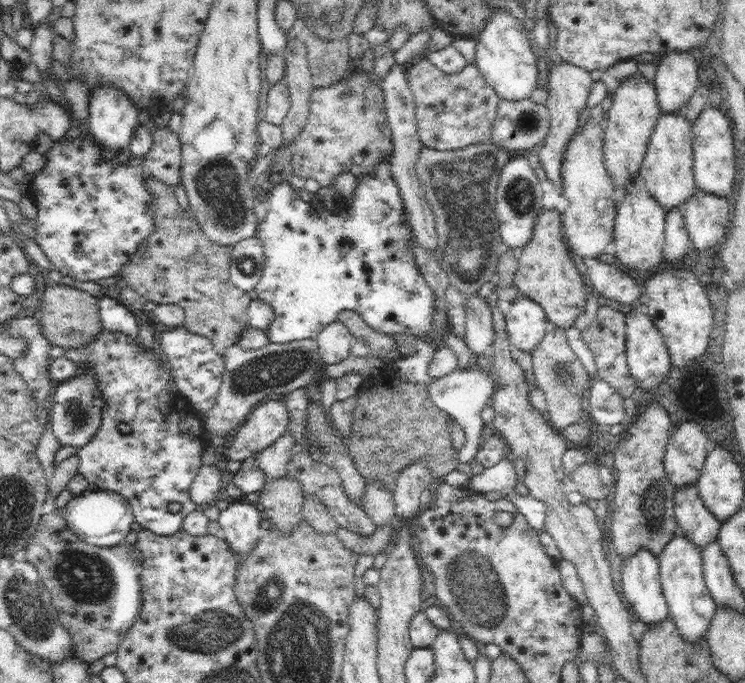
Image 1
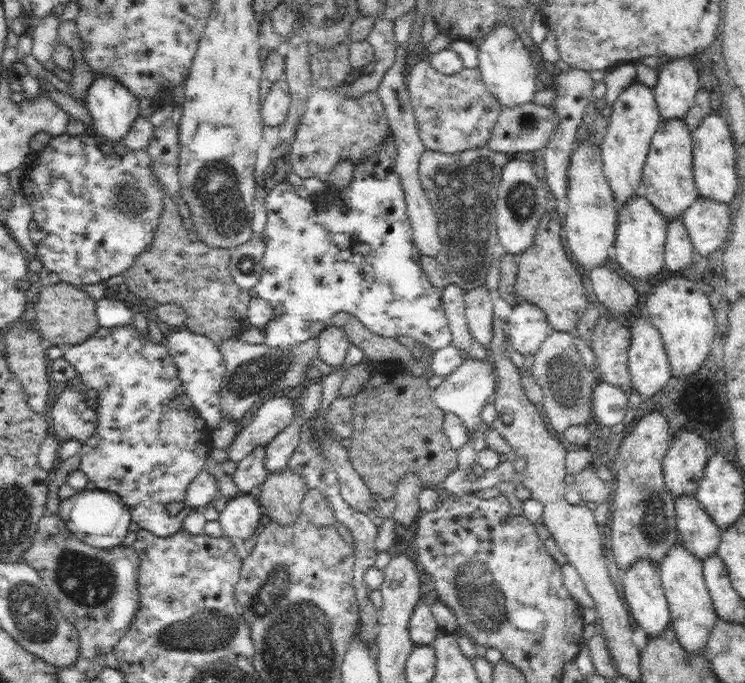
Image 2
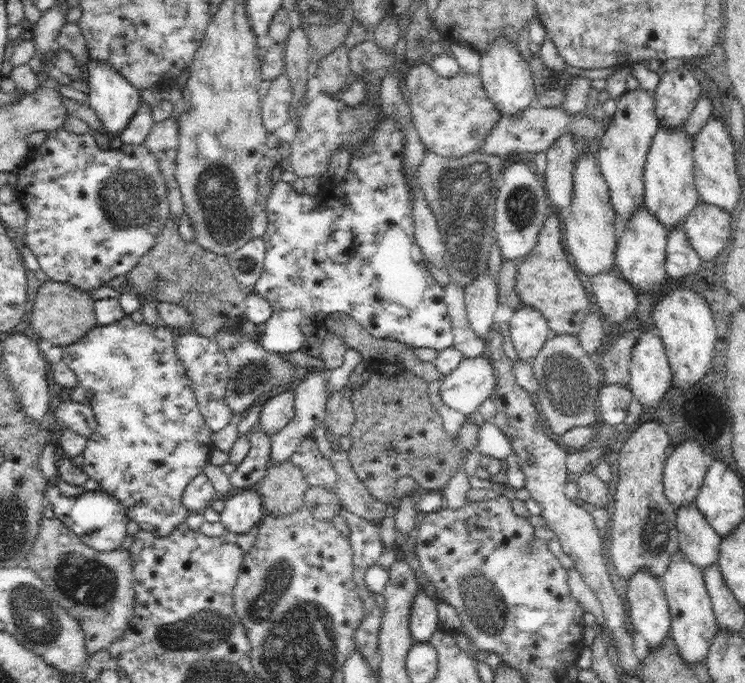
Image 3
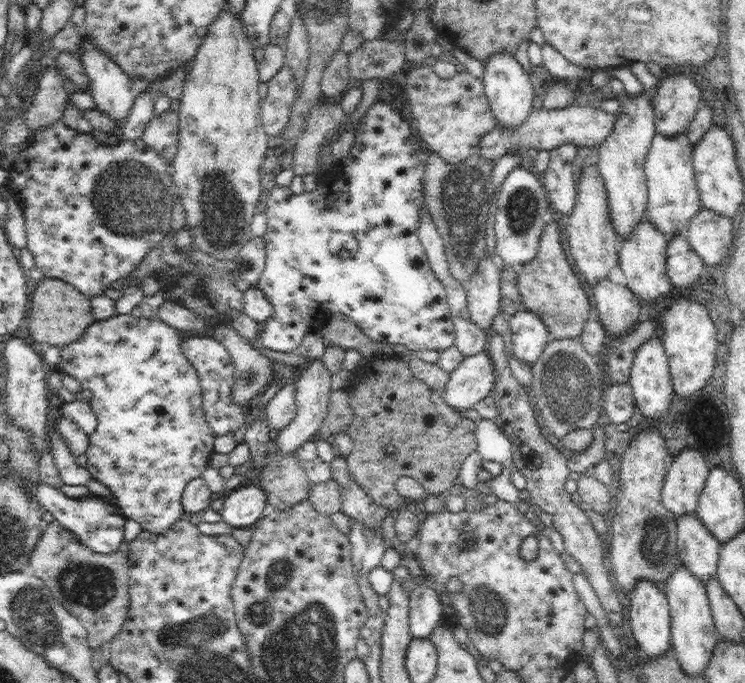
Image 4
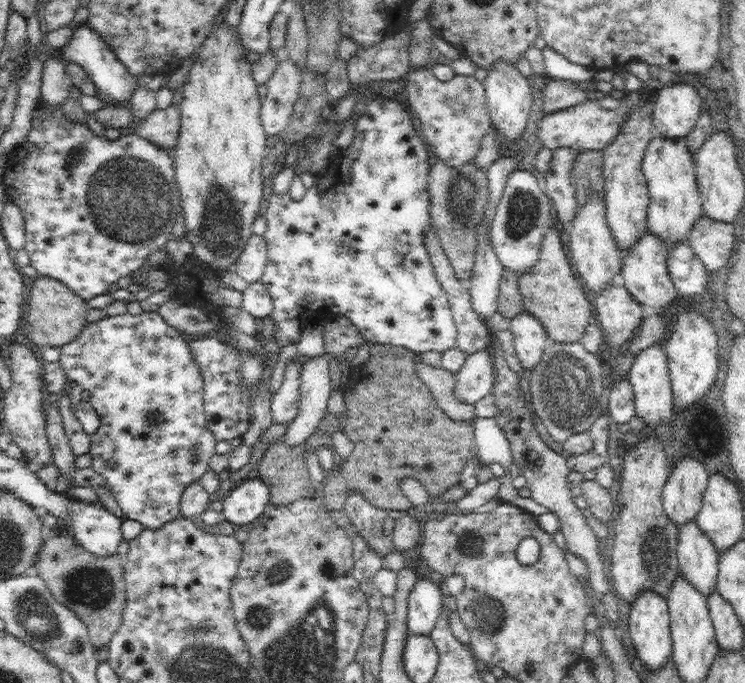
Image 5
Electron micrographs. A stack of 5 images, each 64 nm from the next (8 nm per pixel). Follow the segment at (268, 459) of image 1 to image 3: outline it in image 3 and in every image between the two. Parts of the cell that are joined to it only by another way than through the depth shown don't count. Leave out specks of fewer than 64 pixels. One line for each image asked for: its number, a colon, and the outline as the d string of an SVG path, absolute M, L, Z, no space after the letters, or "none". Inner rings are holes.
2: M295 416L295 420L281 430L273 442L269 442L265 446L265 456L263 456L263 466L267 468L269 474L279 474L287 468L287 460L291 460L295 448L297 448L297 434L299 434L299 426L301 426L301 418Z
3: M307 370L301 374L301 380L297 382L297 390L295 390L295 396L293 396L293 404L295 404L295 412L293 412L293 418L291 422L281 428L277 434L271 436L271 454L269 454L269 466L279 466L283 462L287 462L295 450L297 450L297 444L303 440L303 438L311 438L311 432L313 432L313 426L323 422L325 418L325 408L327 408L327 372L319 372L319 370Z

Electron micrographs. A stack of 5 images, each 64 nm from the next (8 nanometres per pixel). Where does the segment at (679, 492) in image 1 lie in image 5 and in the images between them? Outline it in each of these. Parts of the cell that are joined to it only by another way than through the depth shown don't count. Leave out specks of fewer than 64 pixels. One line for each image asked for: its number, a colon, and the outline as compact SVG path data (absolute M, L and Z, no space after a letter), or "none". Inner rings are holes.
2: M695 494L673 496L677 532L695 558L707 558L721 542L721 530L699 504Z
3: M695 500L675 506L675 510L679 550L685 554L685 558L689 558L689 562L699 570L705 570L707 566L719 562L721 536L711 528L707 518L697 508Z
4: M697 512L677 516L677 556L701 584L717 572L719 546L719 540L705 528Z
5: M695 520L677 524L677 530L677 564L681 576L701 594L711 594L717 588L717 548Z

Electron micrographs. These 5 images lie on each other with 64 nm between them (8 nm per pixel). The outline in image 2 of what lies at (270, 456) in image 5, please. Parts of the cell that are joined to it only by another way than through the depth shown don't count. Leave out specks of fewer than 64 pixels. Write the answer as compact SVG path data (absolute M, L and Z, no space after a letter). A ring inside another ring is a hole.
M285 468L283 472L269 474L265 478L265 482L259 486L257 502L261 506L261 514L267 516L269 522L289 528L301 516L301 502L305 494L305 480Z

